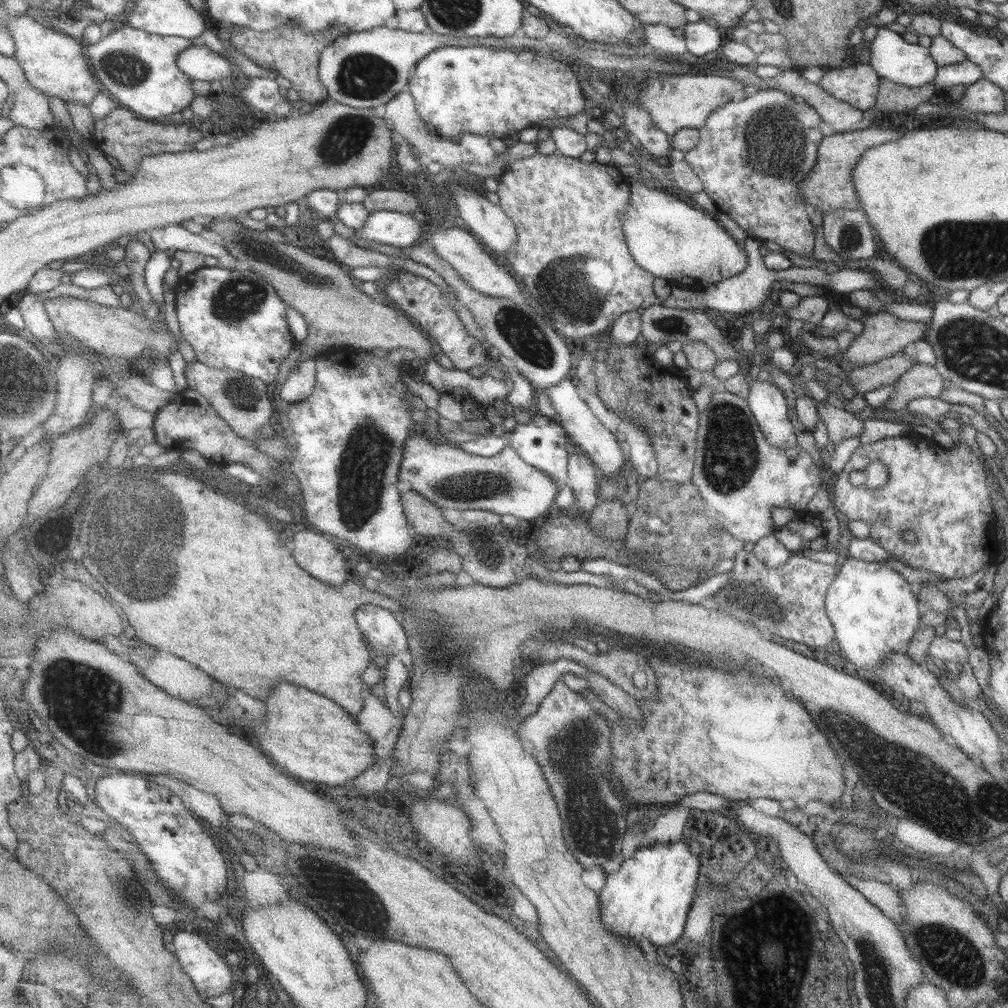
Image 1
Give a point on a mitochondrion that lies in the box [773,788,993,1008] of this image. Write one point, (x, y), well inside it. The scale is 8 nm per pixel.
(950, 955)

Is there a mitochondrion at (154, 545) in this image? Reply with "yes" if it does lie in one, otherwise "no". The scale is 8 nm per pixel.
yes

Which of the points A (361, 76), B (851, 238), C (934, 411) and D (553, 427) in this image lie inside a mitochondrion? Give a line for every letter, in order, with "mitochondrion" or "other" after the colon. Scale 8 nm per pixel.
A: mitochondrion
B: mitochondrion
C: other
D: other

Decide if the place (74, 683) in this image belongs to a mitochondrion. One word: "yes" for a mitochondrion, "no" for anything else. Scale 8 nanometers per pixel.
yes

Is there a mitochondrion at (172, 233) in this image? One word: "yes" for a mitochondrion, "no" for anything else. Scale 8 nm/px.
no

